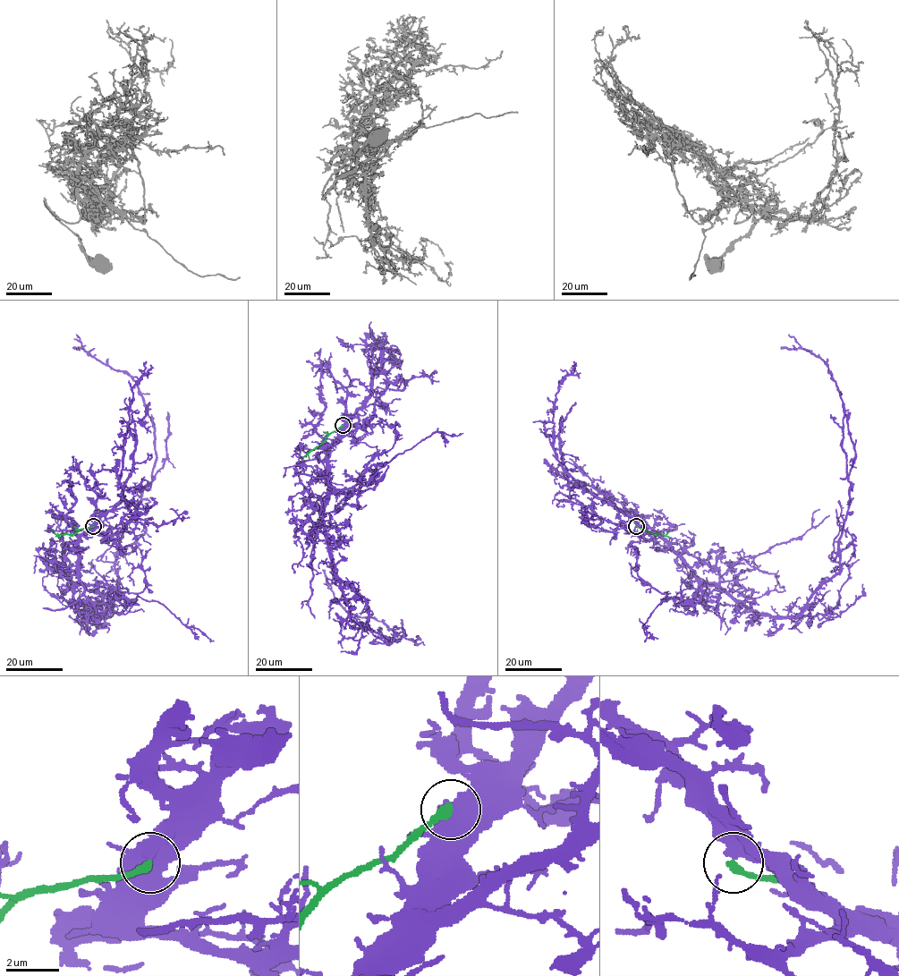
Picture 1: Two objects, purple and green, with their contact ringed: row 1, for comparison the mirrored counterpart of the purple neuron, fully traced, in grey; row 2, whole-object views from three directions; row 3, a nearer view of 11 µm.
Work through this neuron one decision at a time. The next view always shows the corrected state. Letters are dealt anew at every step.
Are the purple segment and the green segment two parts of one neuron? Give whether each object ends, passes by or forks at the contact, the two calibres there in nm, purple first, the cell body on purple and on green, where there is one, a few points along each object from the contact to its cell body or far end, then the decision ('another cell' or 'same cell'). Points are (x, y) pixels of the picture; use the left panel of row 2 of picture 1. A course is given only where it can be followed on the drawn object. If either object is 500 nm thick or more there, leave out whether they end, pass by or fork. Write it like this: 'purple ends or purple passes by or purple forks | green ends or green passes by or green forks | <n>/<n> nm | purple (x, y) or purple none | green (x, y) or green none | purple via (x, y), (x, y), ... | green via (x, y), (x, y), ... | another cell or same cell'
750/300 nm | purple none | green none | purple via (93, 525), (73, 592), (97, 616), (152, 479), (154, 422), (131, 378), (72, 347) | green via (93, 526), (72, 535), (57, 535), (53, 530) | another cell

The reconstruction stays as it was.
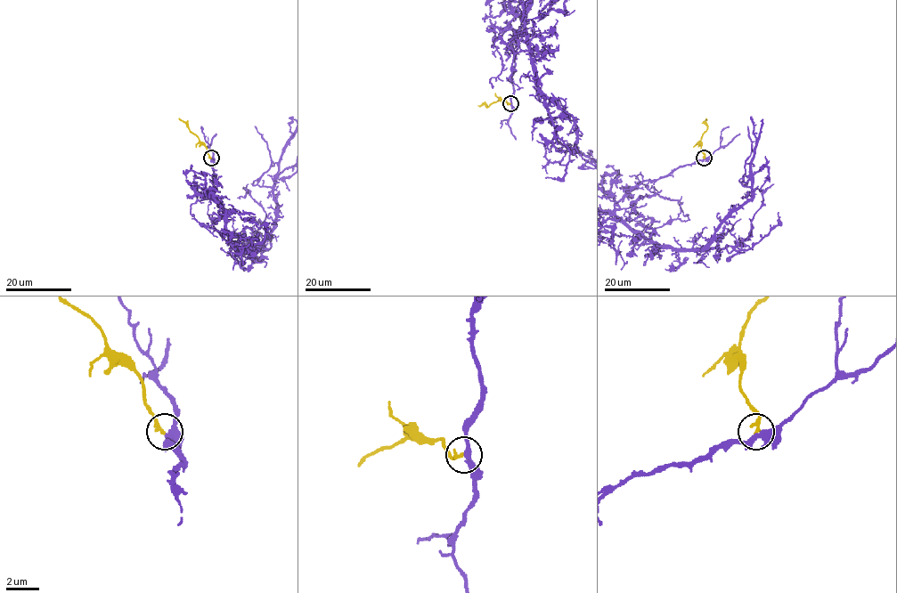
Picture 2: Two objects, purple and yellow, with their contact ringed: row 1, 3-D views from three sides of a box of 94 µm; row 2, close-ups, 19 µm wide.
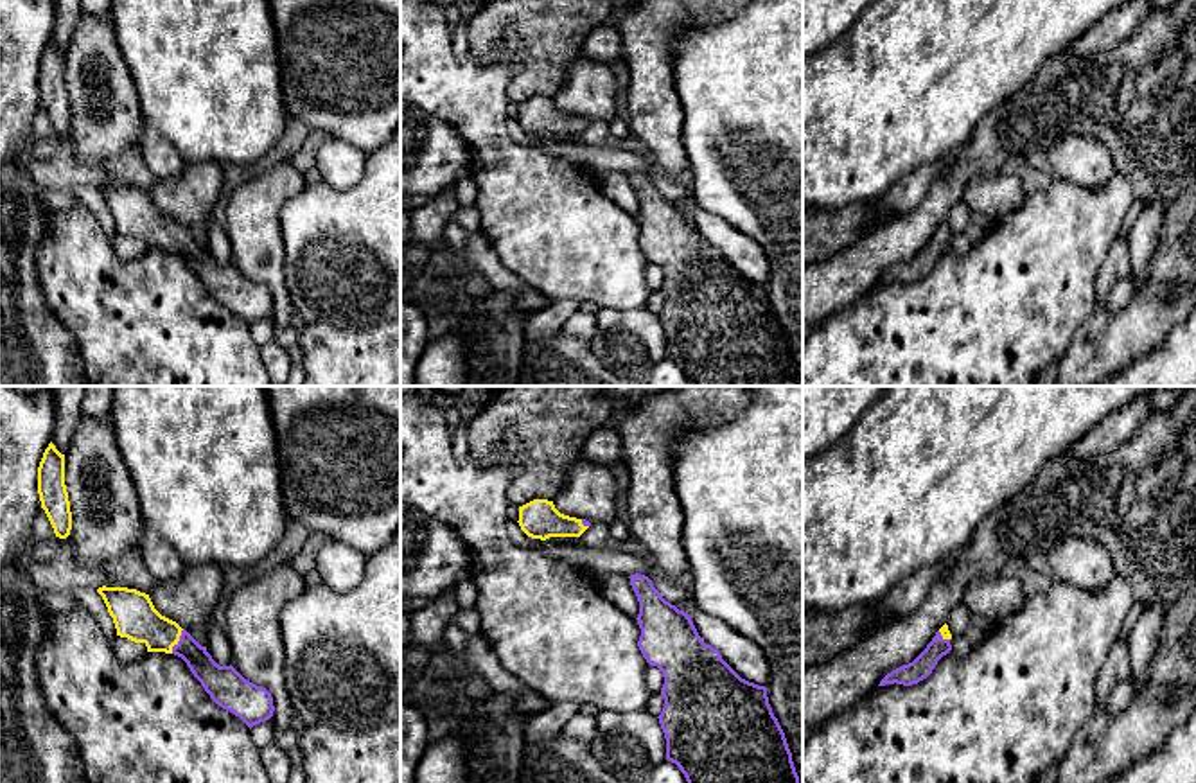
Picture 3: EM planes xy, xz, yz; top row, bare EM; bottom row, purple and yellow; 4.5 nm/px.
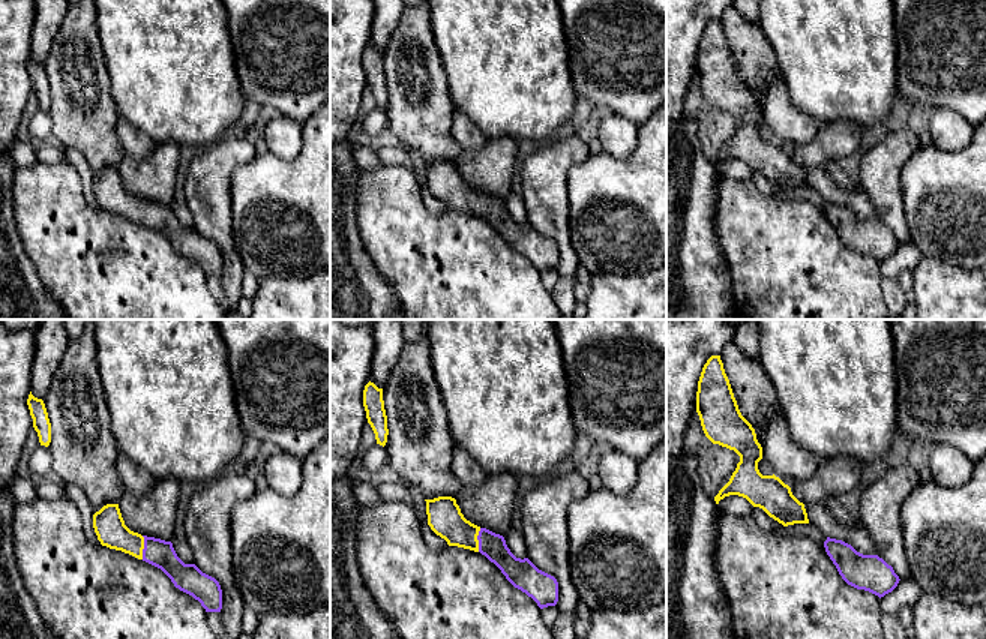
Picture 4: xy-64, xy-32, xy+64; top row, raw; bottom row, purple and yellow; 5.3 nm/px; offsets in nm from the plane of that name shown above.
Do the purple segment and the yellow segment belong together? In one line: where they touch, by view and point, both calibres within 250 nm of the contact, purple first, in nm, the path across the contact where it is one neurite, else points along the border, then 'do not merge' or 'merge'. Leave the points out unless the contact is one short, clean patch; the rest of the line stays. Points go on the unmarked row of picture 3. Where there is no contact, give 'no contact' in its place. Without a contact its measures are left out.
meets purple in xy at (178, 239); 140 nm thick on the purple side, 190 nm on the other; runs through xy (218, 279), (178, 239), (146, 223), (133, 211); merge

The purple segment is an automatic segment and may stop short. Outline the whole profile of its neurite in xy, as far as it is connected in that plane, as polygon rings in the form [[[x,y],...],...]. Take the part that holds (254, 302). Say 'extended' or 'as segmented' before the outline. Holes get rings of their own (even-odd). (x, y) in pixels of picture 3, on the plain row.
extended | [[[99,185],[117,233],[144,241],[147,250],[181,255],[210,296],[239,314],[250,327],[273,314],[271,291],[246,278],[232,262],[219,264],[207,244],[201,244],[176,219],[162,214],[149,192],[128,185]]]

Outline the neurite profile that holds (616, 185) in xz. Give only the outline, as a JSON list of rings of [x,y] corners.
[[[602,171],[594,174],[602,192],[627,214],[638,216],[639,199],[630,183],[630,176],[621,171]]]

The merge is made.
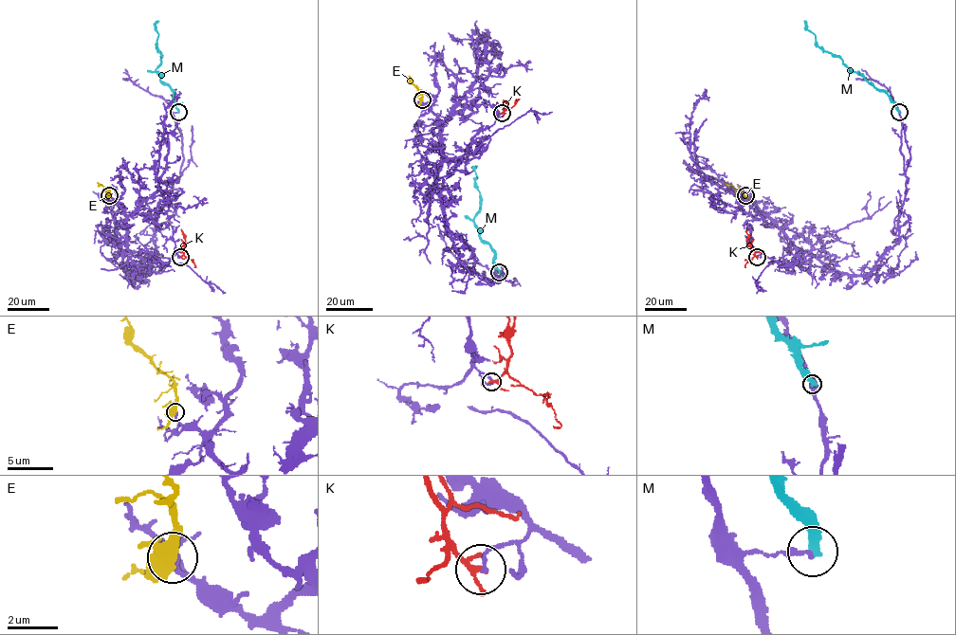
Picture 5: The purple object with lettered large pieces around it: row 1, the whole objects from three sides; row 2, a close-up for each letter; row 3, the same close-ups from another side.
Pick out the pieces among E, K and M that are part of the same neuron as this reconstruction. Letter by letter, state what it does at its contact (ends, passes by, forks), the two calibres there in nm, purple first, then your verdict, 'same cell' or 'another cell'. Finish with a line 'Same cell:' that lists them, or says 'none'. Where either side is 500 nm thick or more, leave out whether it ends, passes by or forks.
E: it forks | 240/460 nm | same cell
K: it forks | 150/150 nm | another cell
M: it ends | 190/480 nm | another cell
Same cell: E

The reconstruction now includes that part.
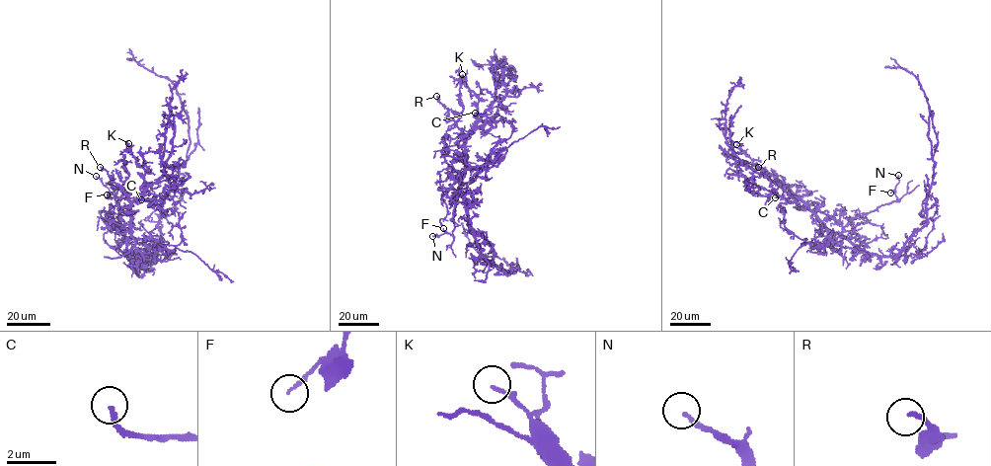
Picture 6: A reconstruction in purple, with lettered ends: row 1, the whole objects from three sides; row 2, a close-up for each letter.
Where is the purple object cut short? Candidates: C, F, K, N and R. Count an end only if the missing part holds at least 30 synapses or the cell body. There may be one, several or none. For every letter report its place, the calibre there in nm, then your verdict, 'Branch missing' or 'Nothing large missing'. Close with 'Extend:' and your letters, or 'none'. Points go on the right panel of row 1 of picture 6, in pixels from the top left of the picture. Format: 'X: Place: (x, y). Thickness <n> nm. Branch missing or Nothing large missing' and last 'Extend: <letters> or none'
C: Place: (775, 197). Thickness 170 nm. Branch missing
F: Place: (890, 193). Thickness 120 nm. Nothing large missing
K: Place: (736, 144). Thickness 150 nm. Branch missing
N: Place: (898, 175). Thickness 170 nm. Nothing large missing
R: Place: (758, 167). Thickness 170 nm. Nothing large missing
Extend: C, K

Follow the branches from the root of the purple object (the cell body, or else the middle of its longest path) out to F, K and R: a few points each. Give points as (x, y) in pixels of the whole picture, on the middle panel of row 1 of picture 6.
F: (468, 219), (461, 180), (457, 180), (452, 185), (454, 229), (451, 235), (443, 228)
K: (468, 219), (461, 180), (465, 172), (465, 140), (477, 119), (478, 96), (469, 89), (462, 74)
R: (468, 219), (461, 189), (465, 140), (462, 131), (449, 117), (448, 111), (436, 96)

